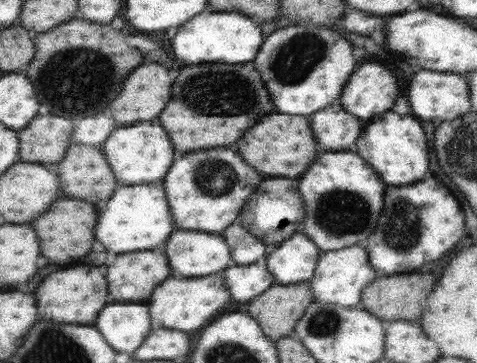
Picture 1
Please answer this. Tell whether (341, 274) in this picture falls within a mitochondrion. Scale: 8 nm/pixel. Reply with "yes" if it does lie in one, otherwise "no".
no

